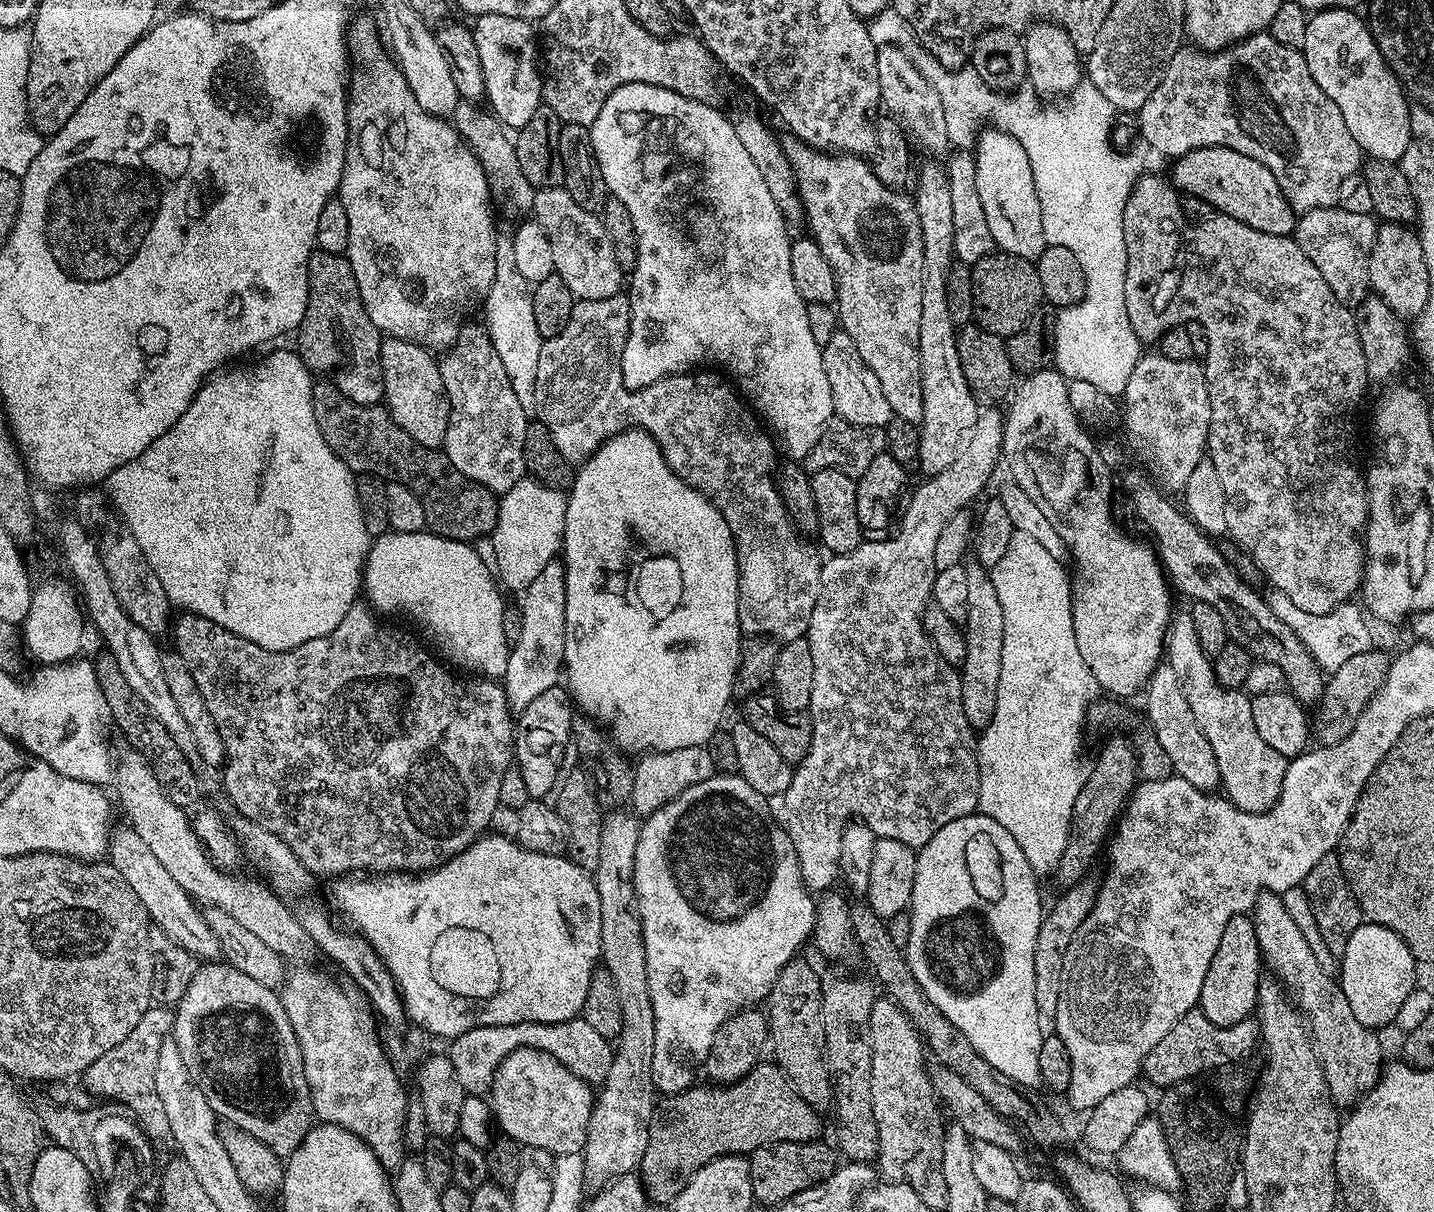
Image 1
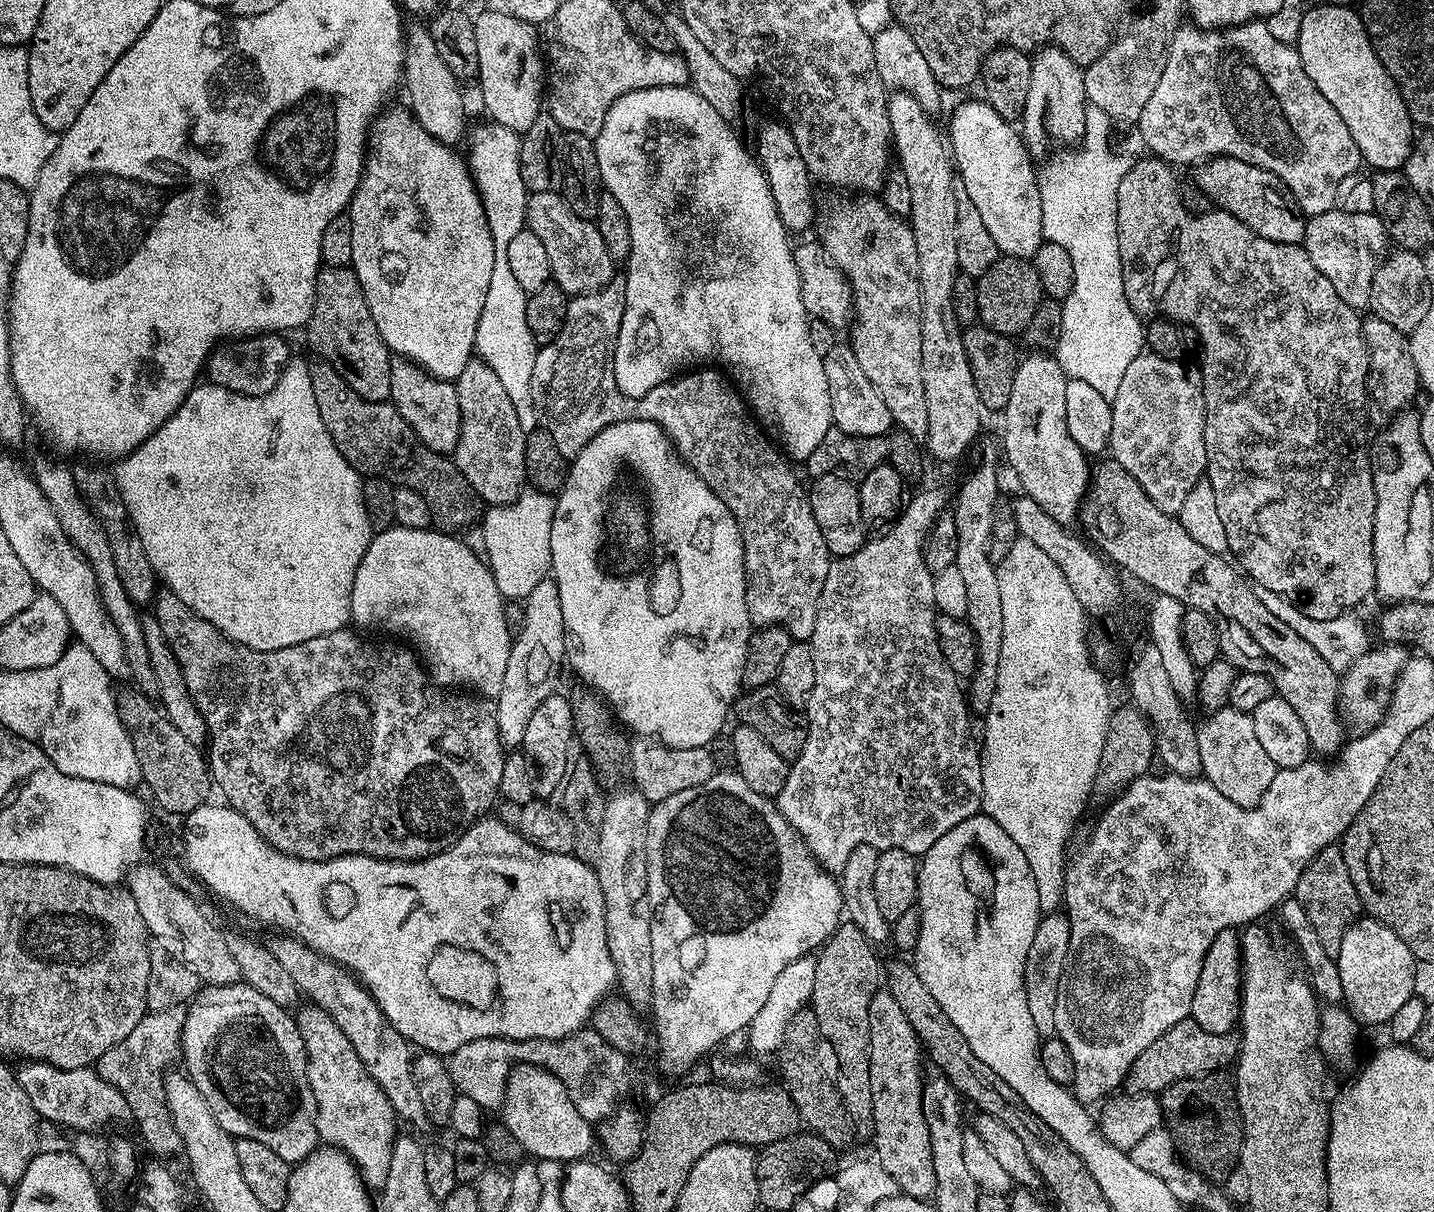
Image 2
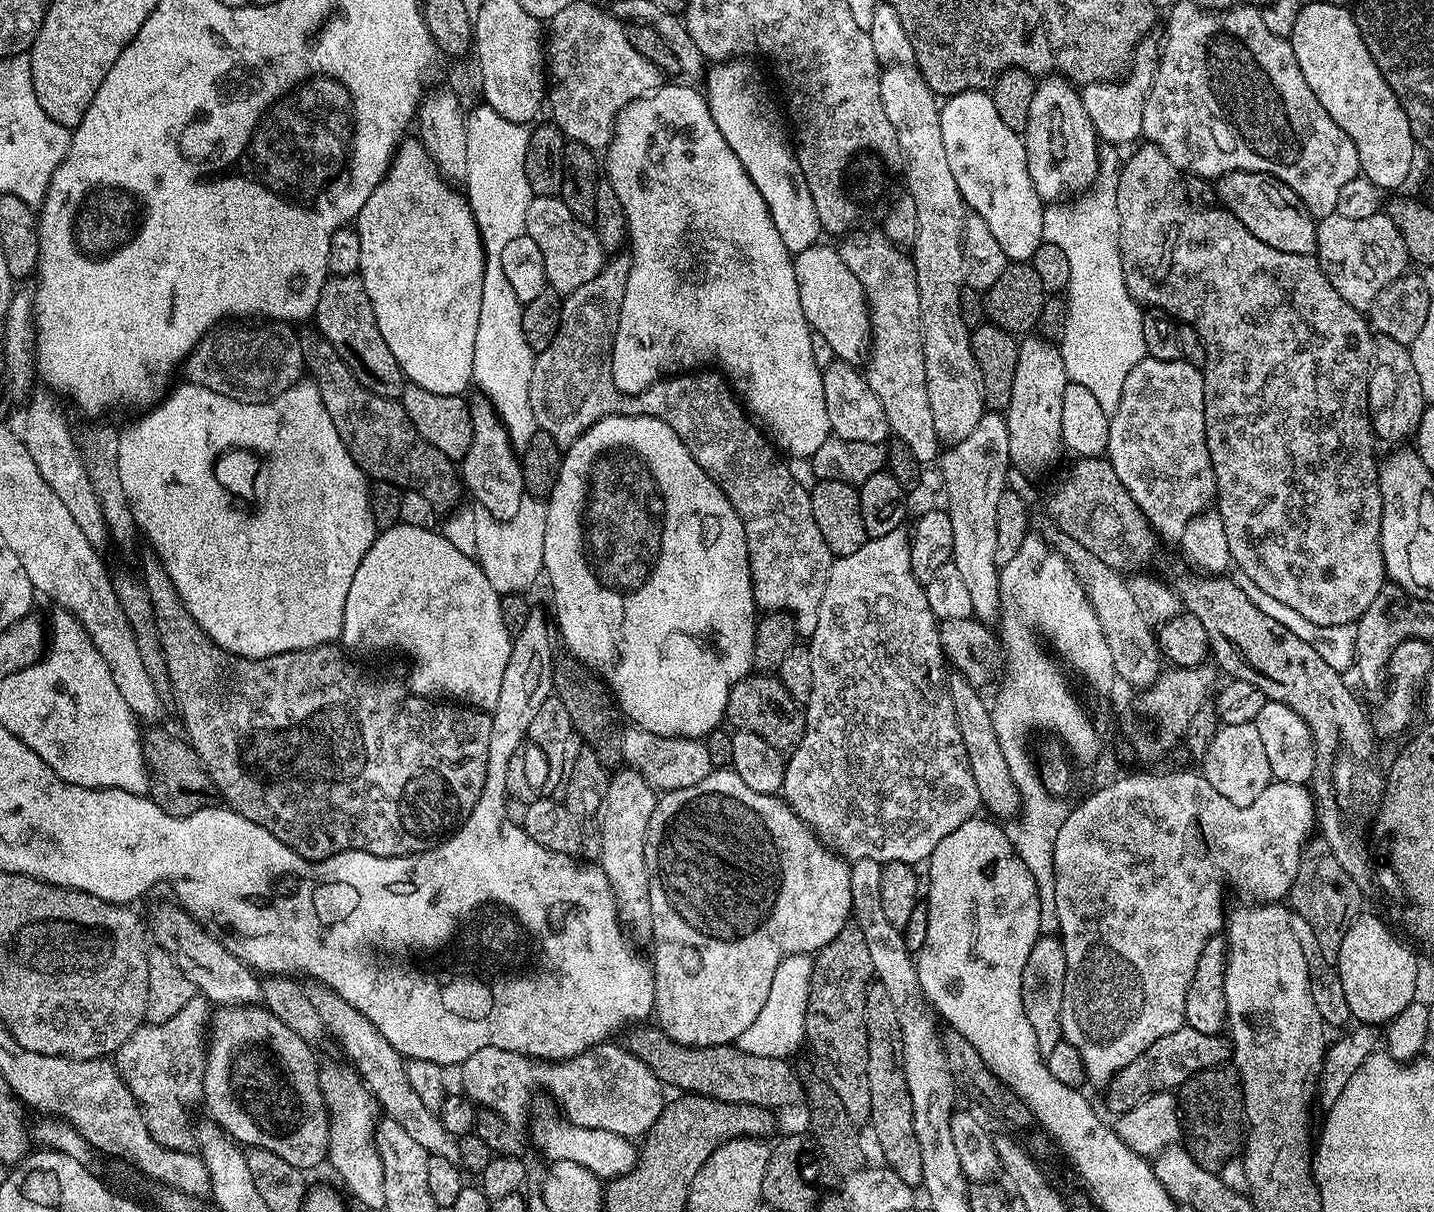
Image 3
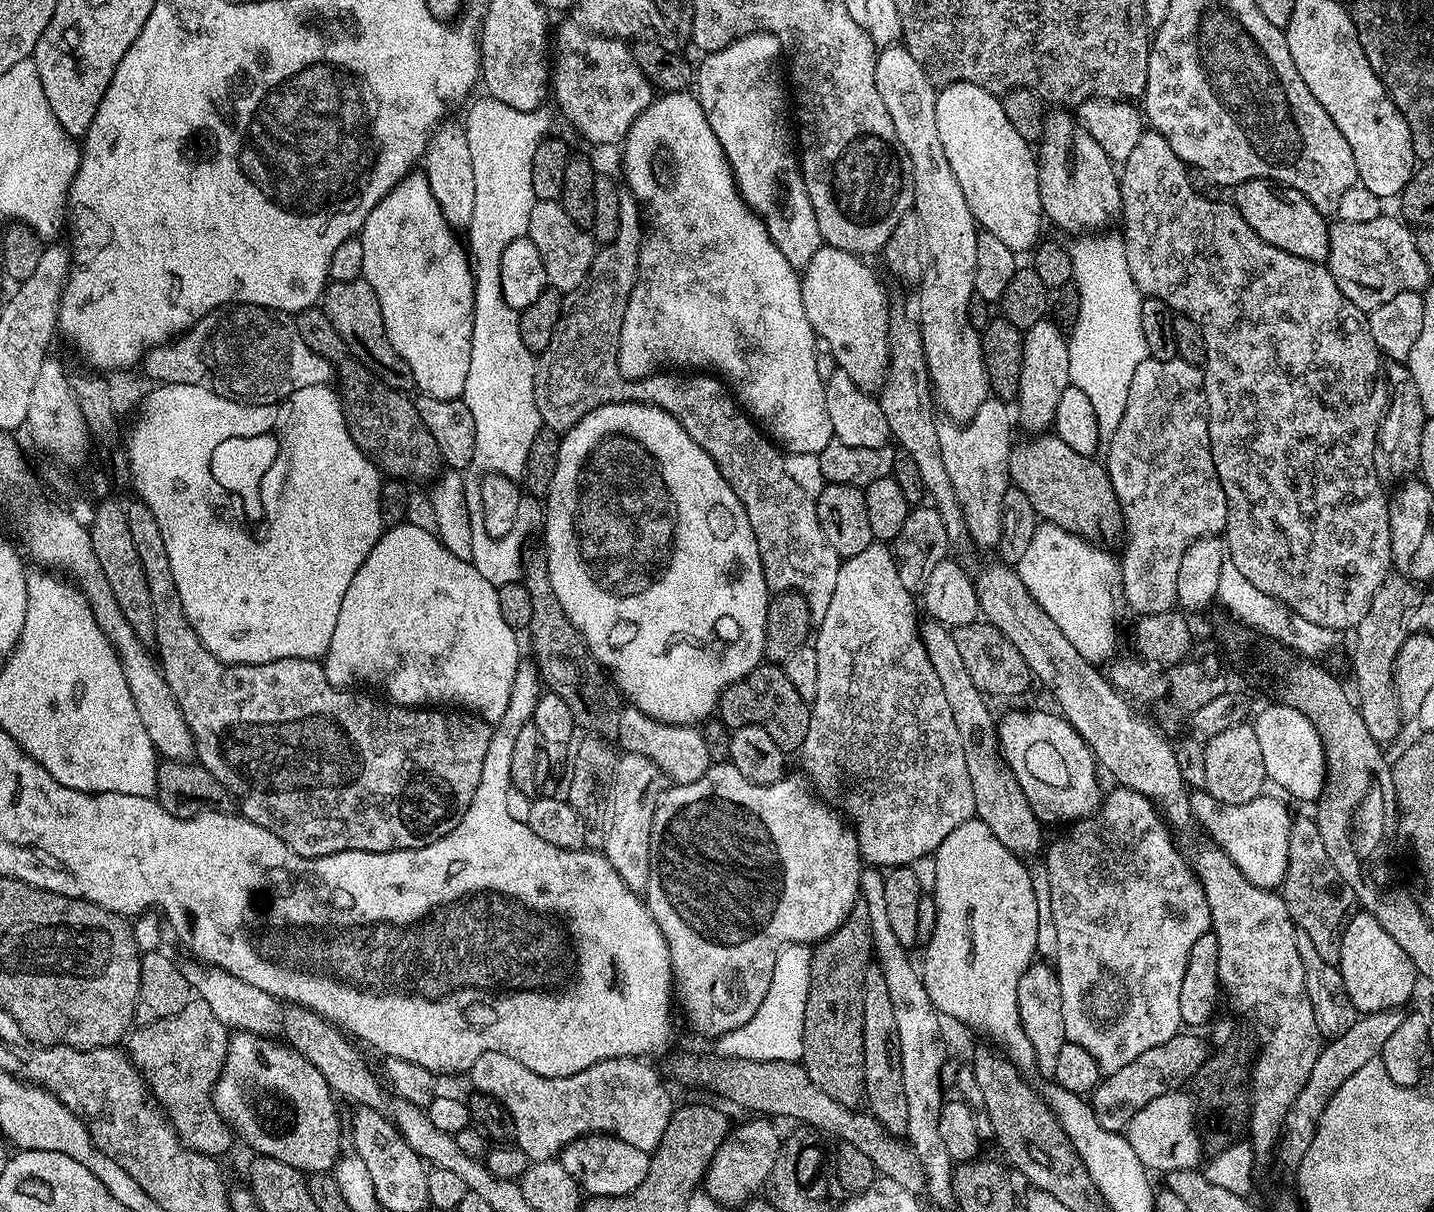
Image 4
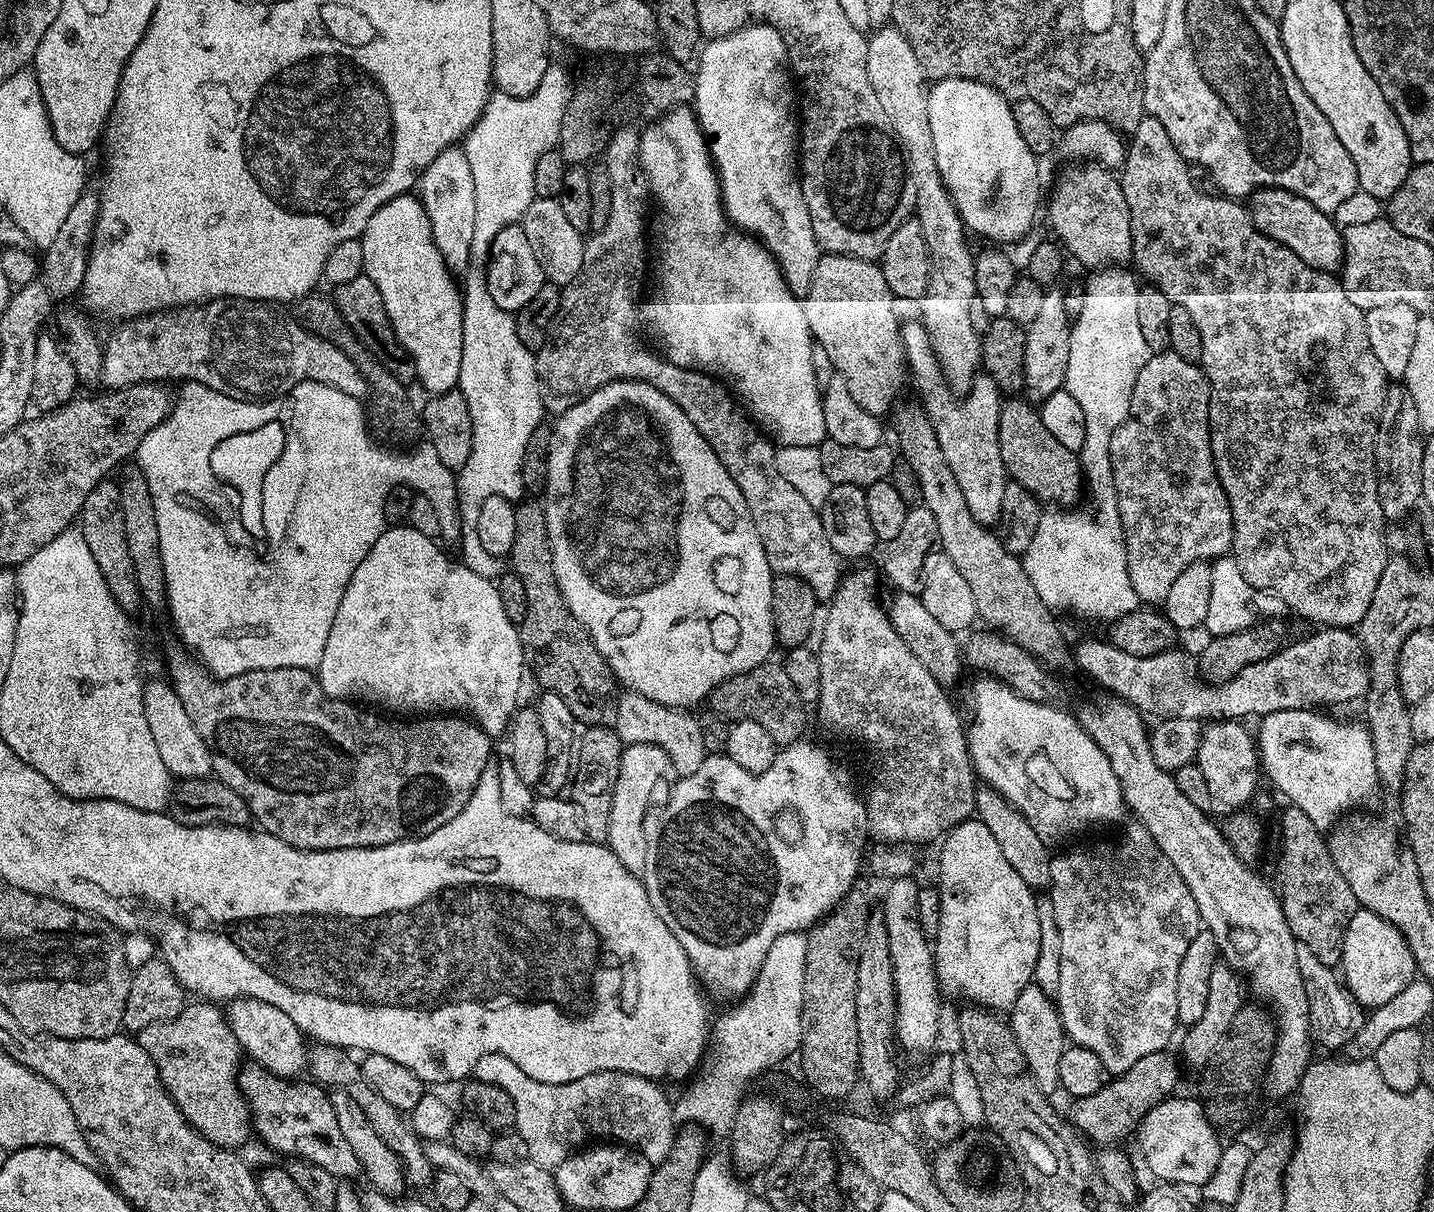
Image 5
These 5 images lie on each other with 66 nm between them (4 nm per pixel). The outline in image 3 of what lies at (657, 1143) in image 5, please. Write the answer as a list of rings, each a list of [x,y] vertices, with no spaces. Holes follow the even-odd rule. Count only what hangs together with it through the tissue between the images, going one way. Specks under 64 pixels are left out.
[[[616,1042],[597,1044],[589,1052],[559,1062],[541,1062],[532,1059],[531,1056],[523,1056],[510,1050],[483,1048],[470,1054],[470,1058],[466,1058],[466,1062],[459,1065],[458,1072],[460,1072],[460,1084],[464,1087],[461,1088],[463,1095],[480,1108],[490,1108],[502,1114],[502,1118],[506,1118],[514,1125],[519,1125],[520,1119],[527,1114],[528,1103],[532,1100],[532,1091],[535,1088],[549,1088],[556,1095],[556,1100],[564,1111],[563,1119],[567,1123],[594,1130],[610,1130],[621,1138],[647,1136],[654,1122],[658,1122],[666,1103],[665,1085],[660,1083],[656,1075],[641,1060],[634,1058],[634,1054],[630,1054],[627,1048]]]

